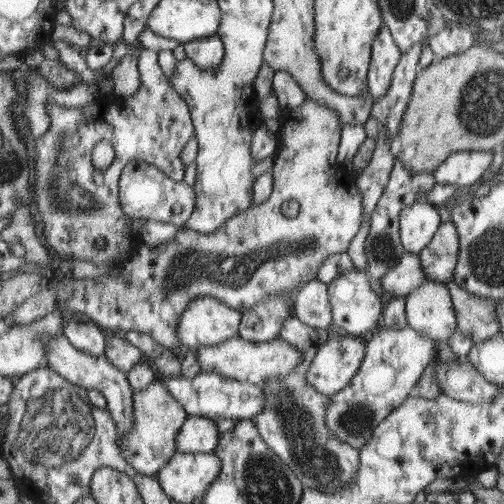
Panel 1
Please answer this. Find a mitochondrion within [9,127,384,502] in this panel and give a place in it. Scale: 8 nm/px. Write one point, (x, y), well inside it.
(58, 432)

